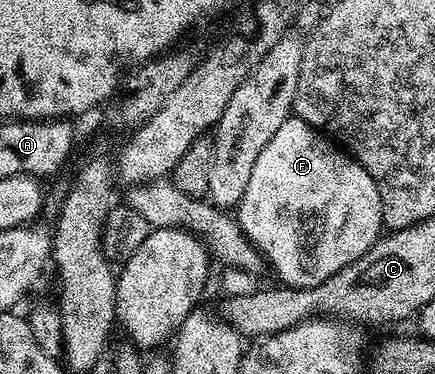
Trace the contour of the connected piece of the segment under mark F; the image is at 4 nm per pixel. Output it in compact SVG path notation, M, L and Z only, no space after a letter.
M294 114L281 122L277 134L273 134L265 150L261 150L253 165L253 174L249 174L249 186L245 186L237 219L241 230L251 239L269 268L283 279L280 281L286 287L293 289L312 288L333 278L333 274L345 266L357 264L379 241L385 228L377 182L373 182L367 171L346 151L336 147L320 129Z

